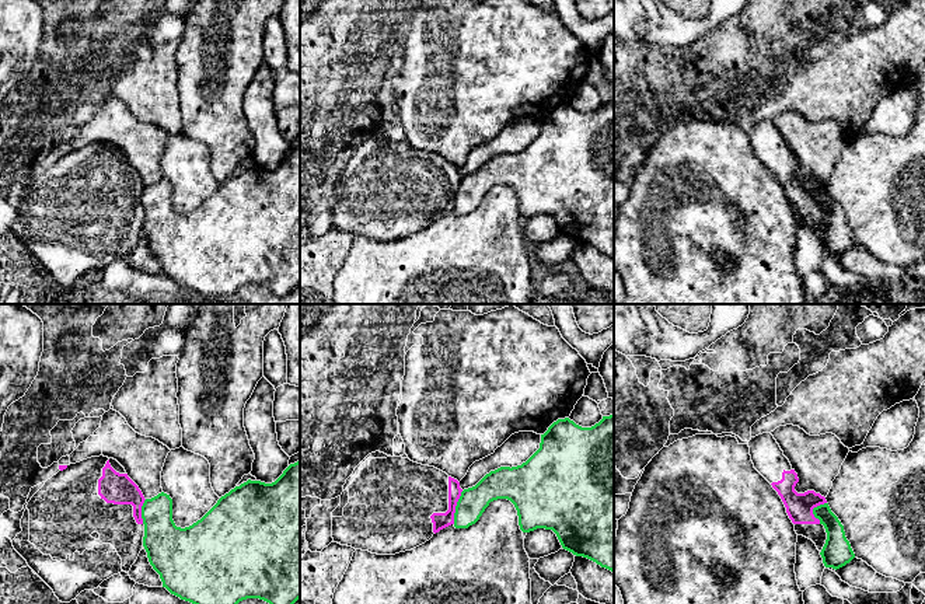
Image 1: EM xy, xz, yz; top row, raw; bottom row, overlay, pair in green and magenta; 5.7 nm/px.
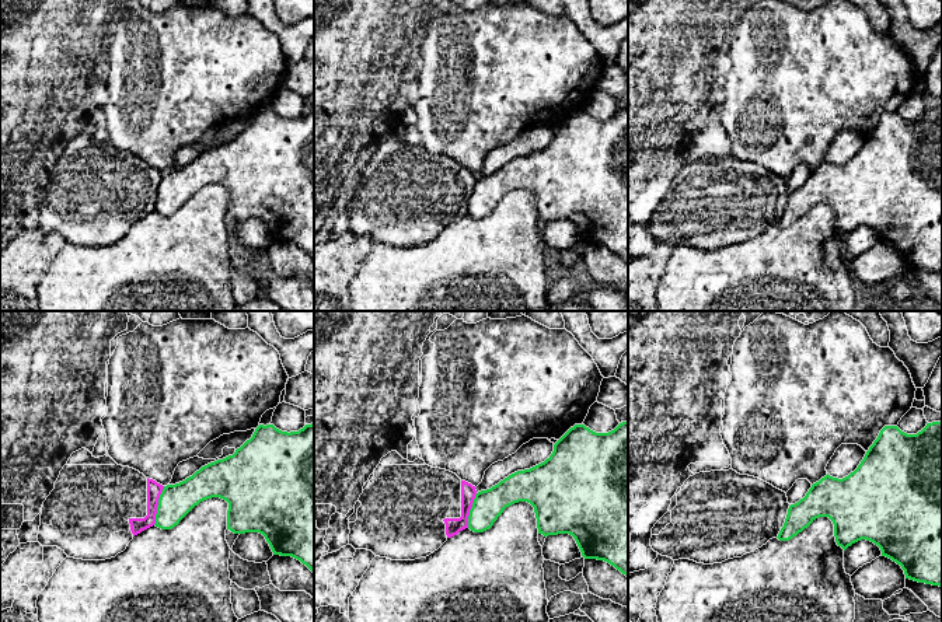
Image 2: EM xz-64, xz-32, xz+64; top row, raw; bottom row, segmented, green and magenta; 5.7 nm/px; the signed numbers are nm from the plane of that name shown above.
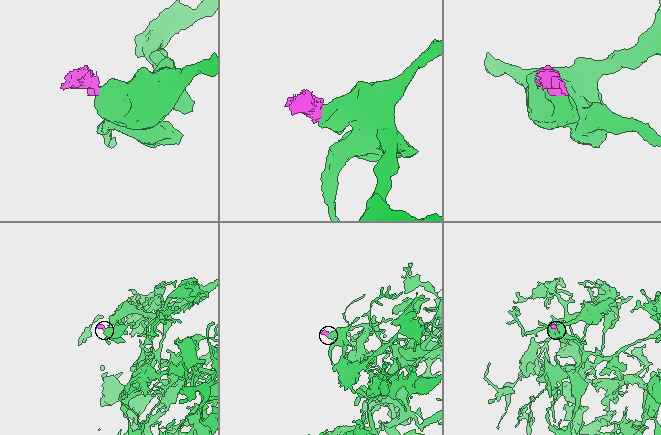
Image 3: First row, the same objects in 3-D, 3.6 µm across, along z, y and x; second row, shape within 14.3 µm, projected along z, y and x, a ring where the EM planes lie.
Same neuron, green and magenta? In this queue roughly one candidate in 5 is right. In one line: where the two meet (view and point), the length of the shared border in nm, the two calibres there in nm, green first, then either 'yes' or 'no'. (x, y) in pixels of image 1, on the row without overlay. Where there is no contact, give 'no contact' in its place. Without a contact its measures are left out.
xz (456, 194) | 200 nm | 160/100 nm | no

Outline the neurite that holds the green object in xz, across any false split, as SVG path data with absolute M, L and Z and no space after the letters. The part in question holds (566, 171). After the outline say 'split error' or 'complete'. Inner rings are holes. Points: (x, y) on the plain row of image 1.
M614 99L591 114L582 114L569 104L558 105L541 121L540 135L521 151L500 153L486 160L475 172L464 175L455 192L454 213L475 210L491 188L510 186L523 219L552 216L562 234L587 244L614 259Z; complete

